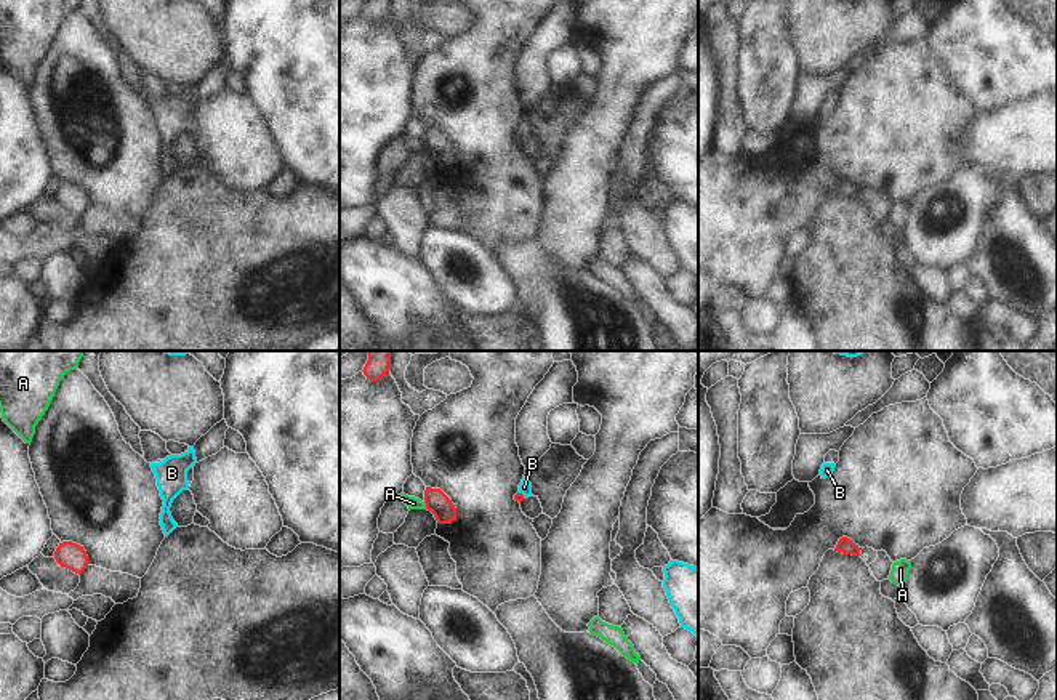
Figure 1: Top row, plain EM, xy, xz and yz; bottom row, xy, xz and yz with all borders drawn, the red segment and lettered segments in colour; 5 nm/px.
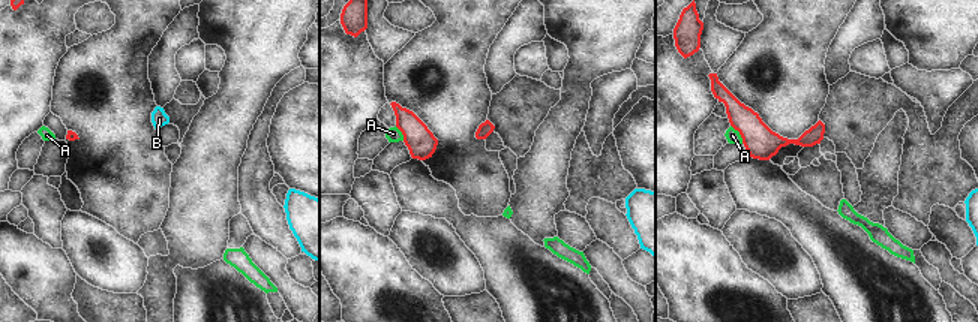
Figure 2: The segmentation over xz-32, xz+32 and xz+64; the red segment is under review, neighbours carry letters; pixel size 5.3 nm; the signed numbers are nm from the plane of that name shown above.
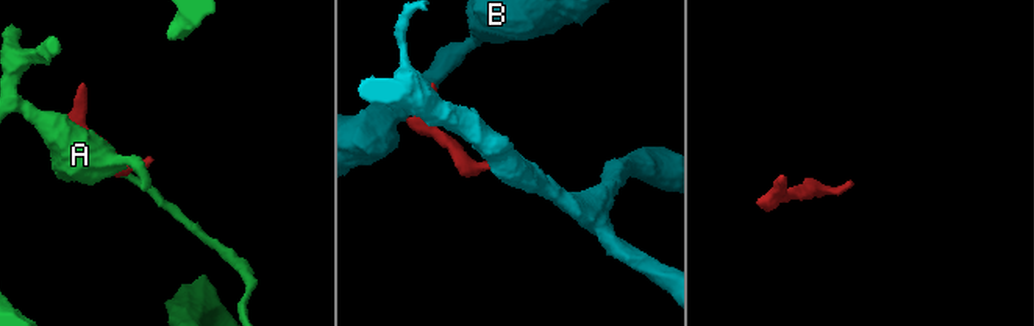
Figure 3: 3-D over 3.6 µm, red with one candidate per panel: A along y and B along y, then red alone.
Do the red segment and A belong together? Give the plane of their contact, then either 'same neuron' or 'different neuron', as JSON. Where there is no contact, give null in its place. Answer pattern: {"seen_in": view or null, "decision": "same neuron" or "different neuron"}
{"seen_in": "xz", "decision": "different neuron"}

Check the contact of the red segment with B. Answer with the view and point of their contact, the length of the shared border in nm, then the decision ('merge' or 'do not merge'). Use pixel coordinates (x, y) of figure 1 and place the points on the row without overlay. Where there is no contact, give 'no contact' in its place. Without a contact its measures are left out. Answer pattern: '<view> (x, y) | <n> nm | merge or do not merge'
xz (521, 135) | 50 nm | merge

